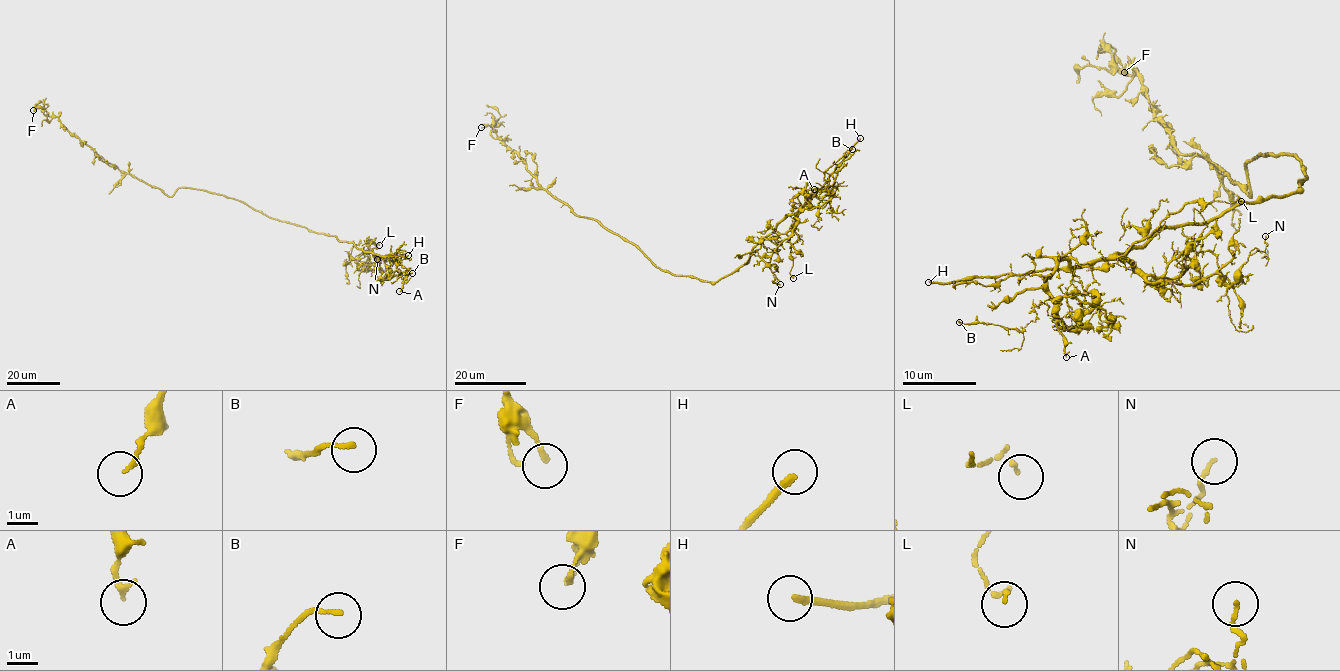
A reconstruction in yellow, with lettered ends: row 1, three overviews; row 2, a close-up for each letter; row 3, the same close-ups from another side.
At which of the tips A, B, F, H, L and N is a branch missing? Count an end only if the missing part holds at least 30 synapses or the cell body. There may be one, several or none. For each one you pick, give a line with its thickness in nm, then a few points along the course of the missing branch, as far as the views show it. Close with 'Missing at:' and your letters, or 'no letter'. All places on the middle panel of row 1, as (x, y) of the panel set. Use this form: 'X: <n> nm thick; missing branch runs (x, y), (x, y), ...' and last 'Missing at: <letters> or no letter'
H: 240 nm thick
Missing at: H

